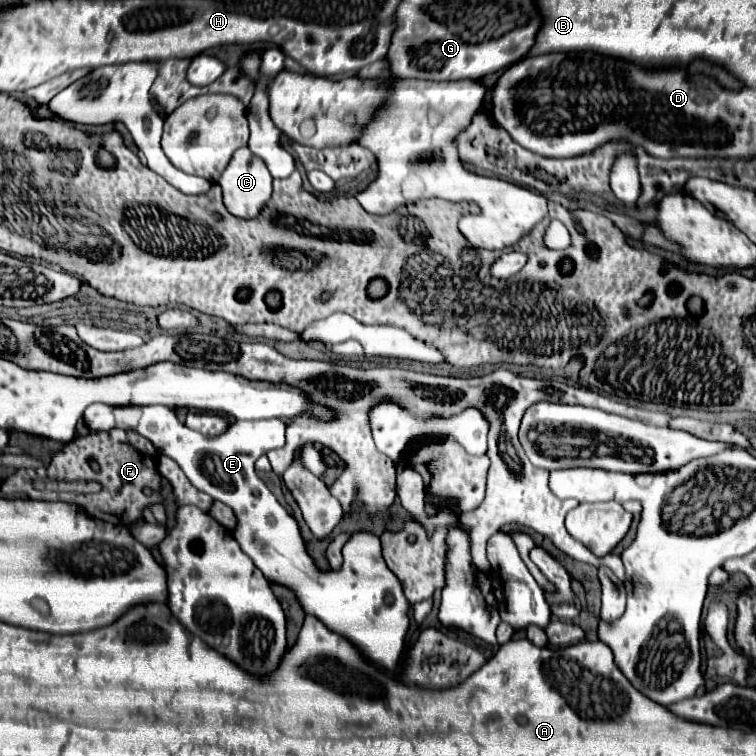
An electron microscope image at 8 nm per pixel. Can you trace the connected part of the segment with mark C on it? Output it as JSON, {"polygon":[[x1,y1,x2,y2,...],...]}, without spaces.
{"polygon":[[242,147,242,149,238,149,238,153,234,153,234,157,230,159,230,163,224,169,224,173,222,173,218,183,220,183,222,193,224,193,226,209,232,215,244,217,244,219,256,217,258,209,262,209,262,205,270,199,270,193,272,193,272,175,268,173,264,161,254,157,248,151,248,147]]}

